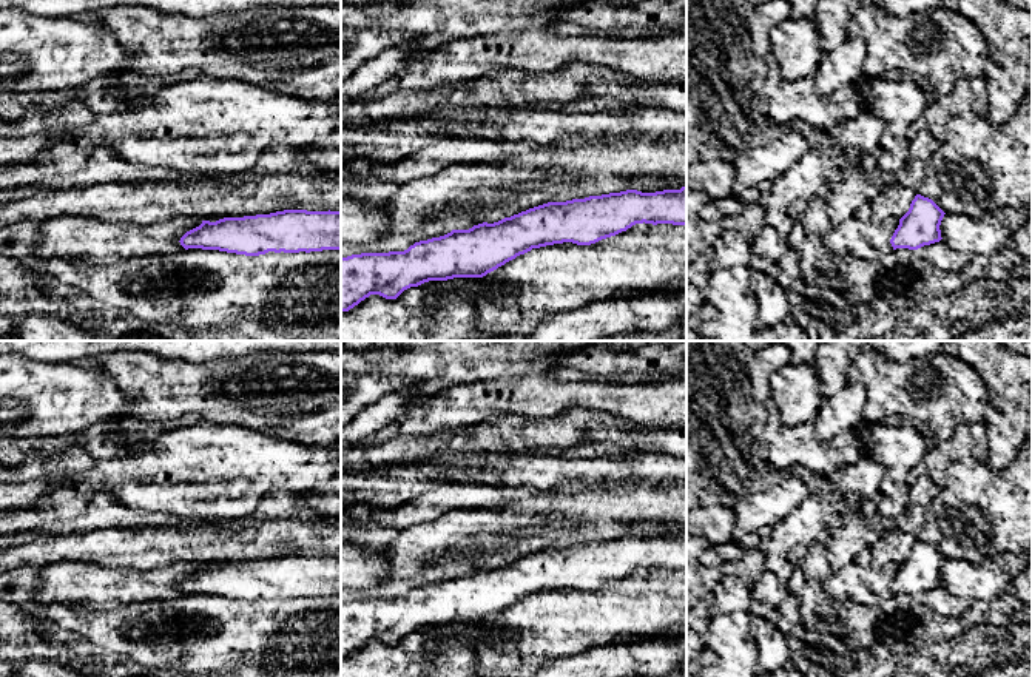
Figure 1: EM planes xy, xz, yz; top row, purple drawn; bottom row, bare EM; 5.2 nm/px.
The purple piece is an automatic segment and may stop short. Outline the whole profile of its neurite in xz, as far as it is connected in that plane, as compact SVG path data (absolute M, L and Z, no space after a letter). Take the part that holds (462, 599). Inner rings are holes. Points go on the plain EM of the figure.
M686 530L680 535L642 538L626 535L566 547L548 547L494 569L420 586L404 597L361 598L341 603L341 657L349 657L370 640L396 645L404 635L429 626L483 623L520 600L554 589L591 591L626 577L636 569L686 571Z

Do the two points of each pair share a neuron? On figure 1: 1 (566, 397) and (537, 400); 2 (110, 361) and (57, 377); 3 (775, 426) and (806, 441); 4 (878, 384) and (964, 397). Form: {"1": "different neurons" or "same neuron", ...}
{"1": "same neuron", "2": "different neurons", "3": "same neuron", "4": "same neuron"}

